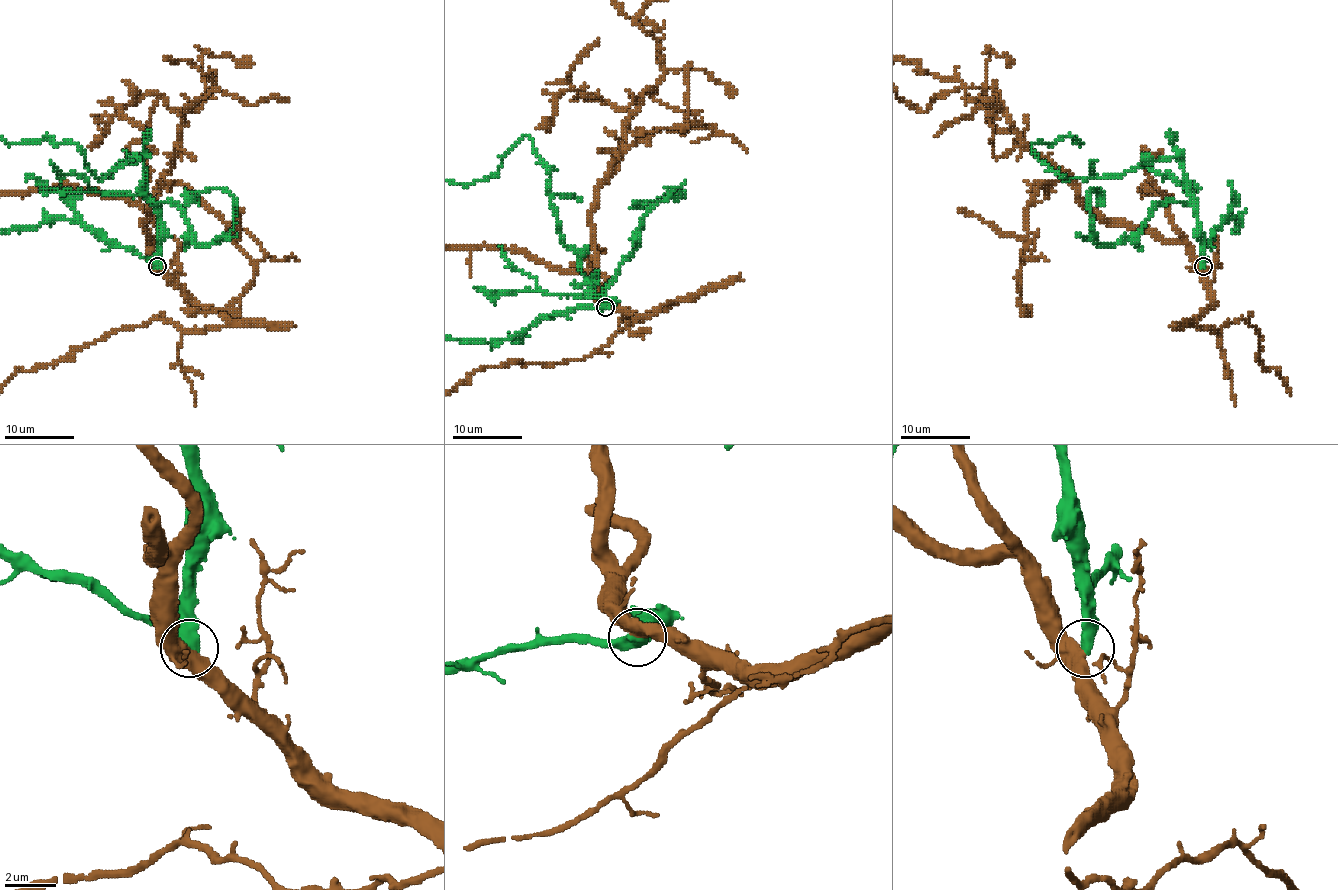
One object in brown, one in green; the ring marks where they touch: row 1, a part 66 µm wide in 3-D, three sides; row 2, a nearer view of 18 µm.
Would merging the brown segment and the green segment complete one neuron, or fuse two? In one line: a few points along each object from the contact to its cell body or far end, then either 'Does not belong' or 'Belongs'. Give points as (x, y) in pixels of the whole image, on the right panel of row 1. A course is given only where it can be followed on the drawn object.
Does not belong

